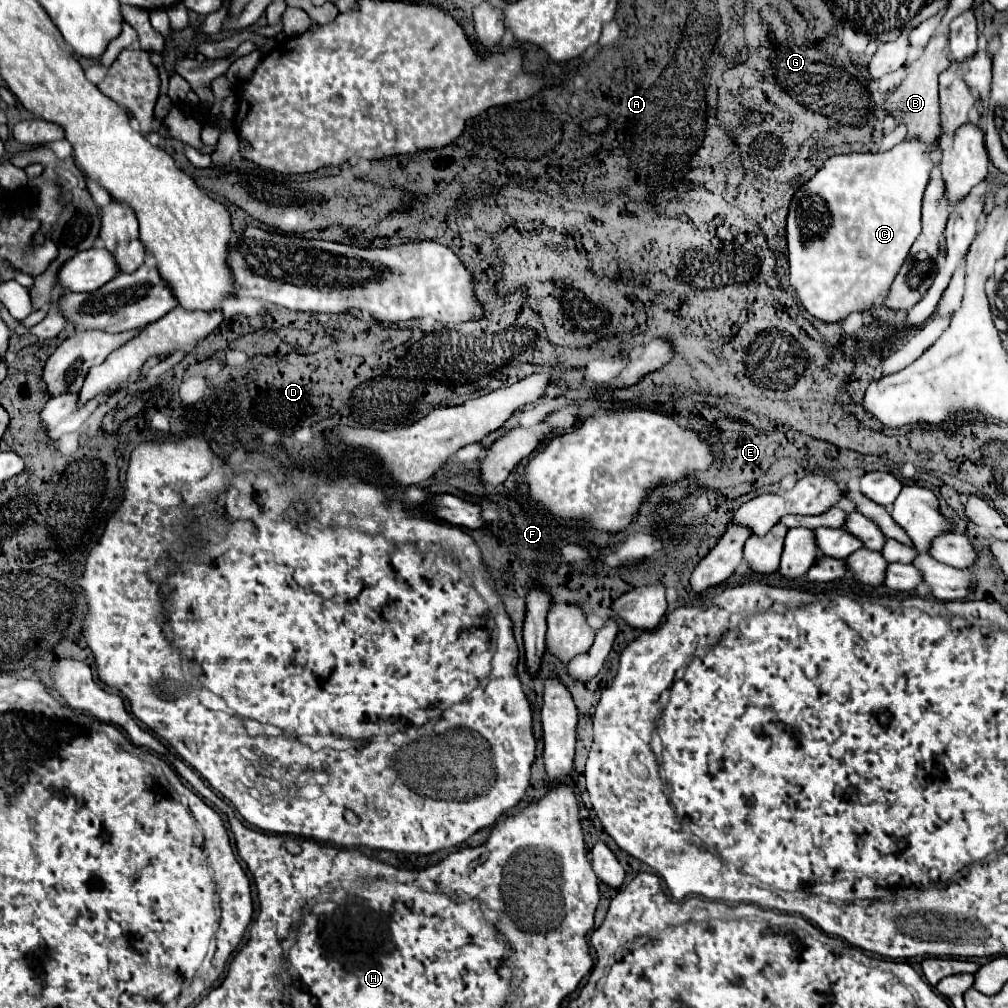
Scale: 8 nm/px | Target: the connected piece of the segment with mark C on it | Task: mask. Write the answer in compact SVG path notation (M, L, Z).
M910 141L910 143L900 143L896 147L892 147L890 151L884 153L848 153L848 155L832 155L824 161L824 165L816 171L816 175L806 181L802 187L796 189L790 207L788 207L788 219L786 219L786 239L788 239L788 261L790 261L790 287L796 291L800 303L804 305L804 309L816 317L818 321L824 323L838 323L840 319L848 317L850 313L864 313L870 311L874 305L878 305L880 301L884 301L890 293L890 287L912 247L912 243L916 241L916 237L920 235L920 205L922 205L922 193L924 187L928 183L930 171L934 167L936 159L932 155L932 149L926 147L924 143L918 141Z

